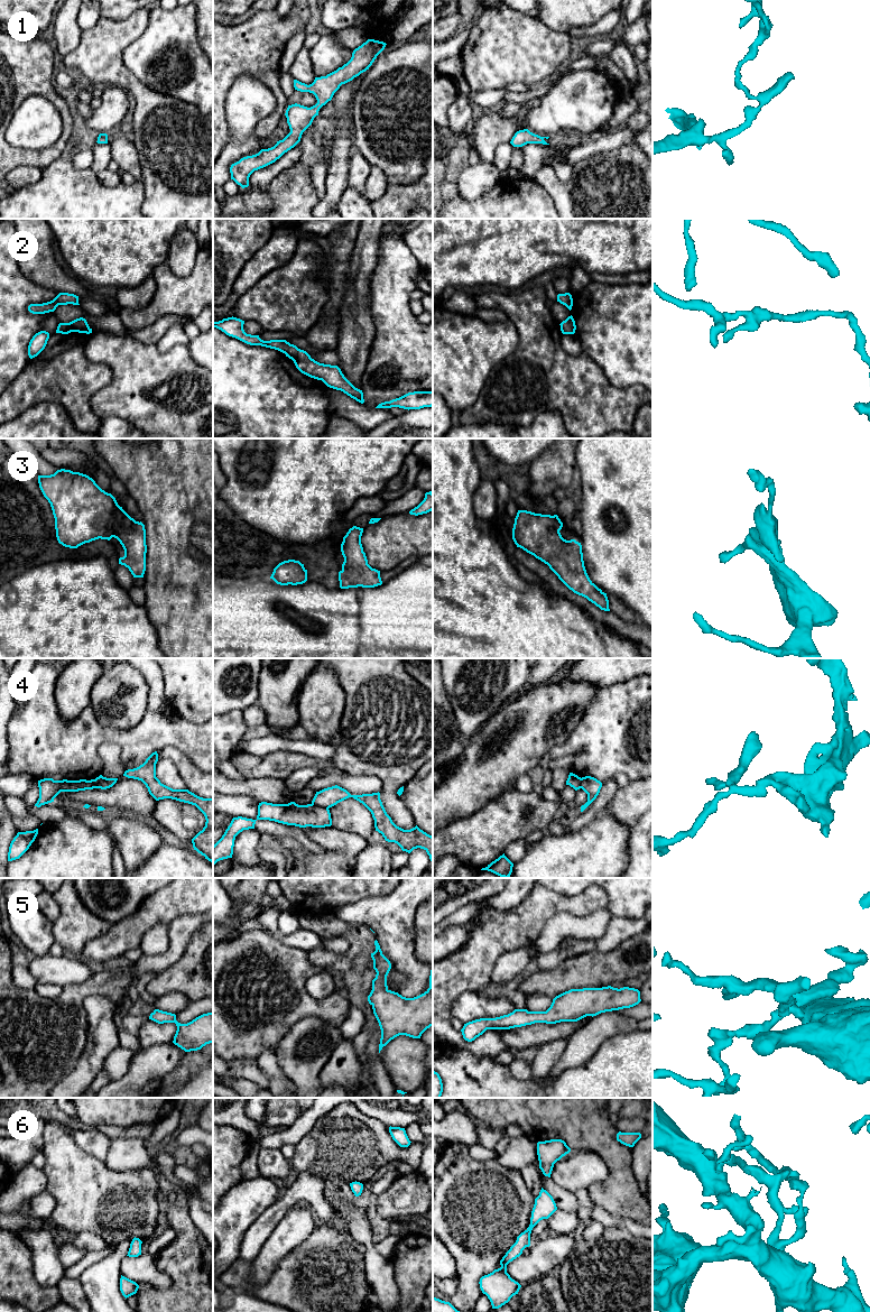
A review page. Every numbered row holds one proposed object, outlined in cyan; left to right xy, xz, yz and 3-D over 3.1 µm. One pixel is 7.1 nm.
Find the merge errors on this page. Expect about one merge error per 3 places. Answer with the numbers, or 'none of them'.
4

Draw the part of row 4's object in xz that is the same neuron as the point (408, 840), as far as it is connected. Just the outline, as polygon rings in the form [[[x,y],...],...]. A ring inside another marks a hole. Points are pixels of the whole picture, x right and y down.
[[[335,785],[316,792],[312,804],[330,809],[337,803],[353,797],[362,803],[372,814],[376,831],[382,834],[386,841],[397,843],[402,851],[410,853],[414,849],[424,849],[433,861],[433,837],[420,830],[417,825],[410,830],[397,826],[387,814],[380,793],[351,795],[346,789]]]

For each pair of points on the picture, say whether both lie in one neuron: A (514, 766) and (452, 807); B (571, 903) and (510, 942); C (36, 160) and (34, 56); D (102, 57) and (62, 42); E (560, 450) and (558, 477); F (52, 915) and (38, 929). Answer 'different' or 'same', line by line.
A: same
B: same
C: same
D: different
E: same
F: different

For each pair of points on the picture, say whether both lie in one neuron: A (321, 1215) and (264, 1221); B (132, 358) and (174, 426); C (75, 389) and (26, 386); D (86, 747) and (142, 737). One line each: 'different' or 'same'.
A: same
B: same
C: same
D: same

